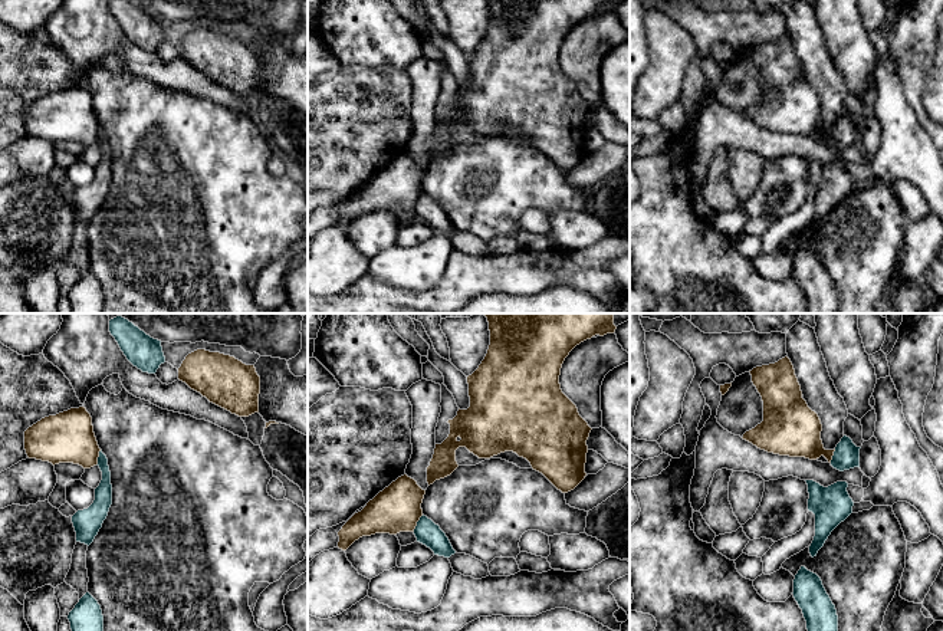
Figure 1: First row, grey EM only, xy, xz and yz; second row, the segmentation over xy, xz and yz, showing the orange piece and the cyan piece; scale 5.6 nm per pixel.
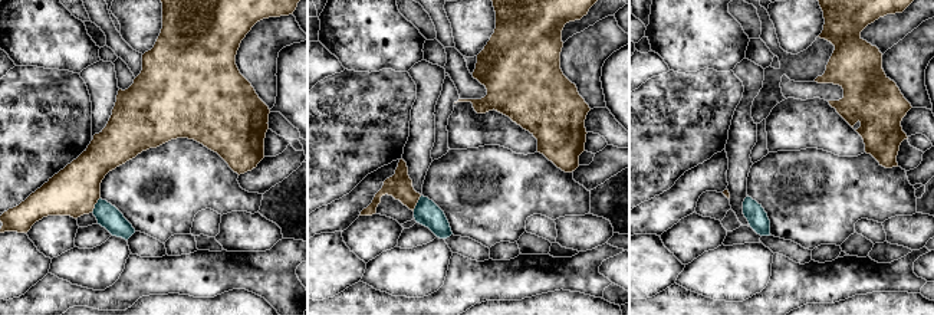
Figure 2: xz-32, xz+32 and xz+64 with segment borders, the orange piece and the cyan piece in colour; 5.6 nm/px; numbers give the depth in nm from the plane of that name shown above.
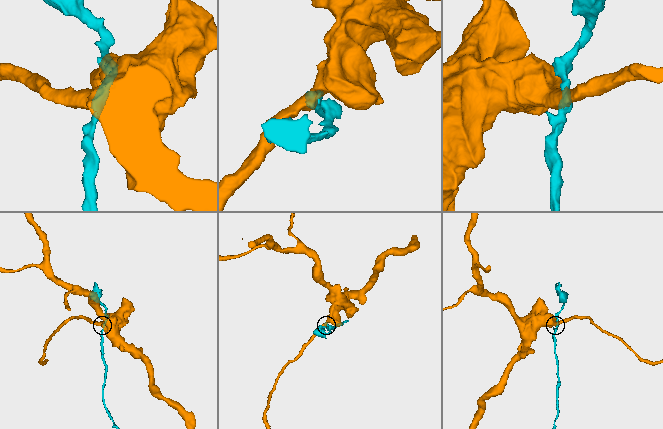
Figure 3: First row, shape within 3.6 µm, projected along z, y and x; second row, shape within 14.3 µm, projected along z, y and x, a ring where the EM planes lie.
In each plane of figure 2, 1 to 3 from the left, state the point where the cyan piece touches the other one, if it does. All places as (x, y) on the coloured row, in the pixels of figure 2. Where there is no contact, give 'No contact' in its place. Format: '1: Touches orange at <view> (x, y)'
1: Touches orange at xz-32 (95, 203)
2: Touches orange at xz+32 (417, 202)
3: No contact

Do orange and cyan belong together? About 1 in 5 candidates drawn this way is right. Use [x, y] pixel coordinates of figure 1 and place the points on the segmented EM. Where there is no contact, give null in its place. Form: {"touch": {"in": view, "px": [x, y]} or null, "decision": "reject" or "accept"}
{"touch": {"in": "xz", "px": [416, 523]}, "decision": "reject"}

